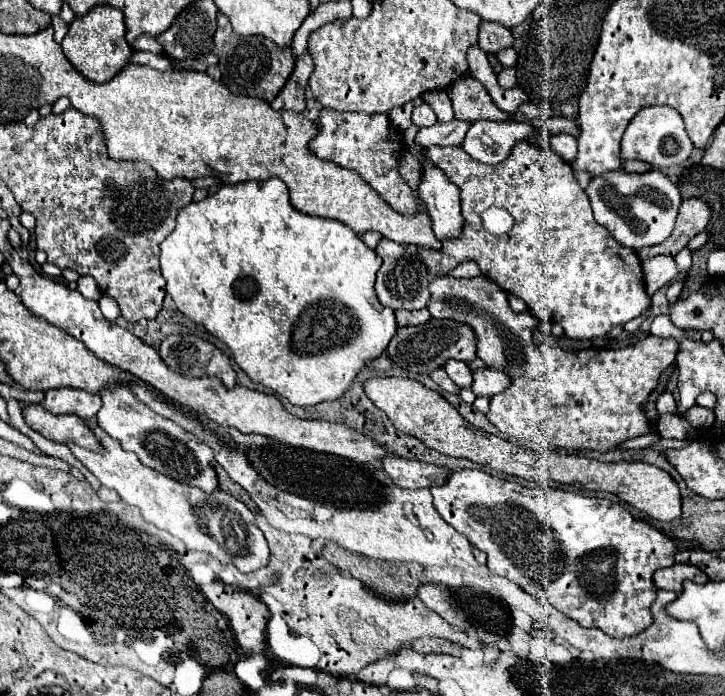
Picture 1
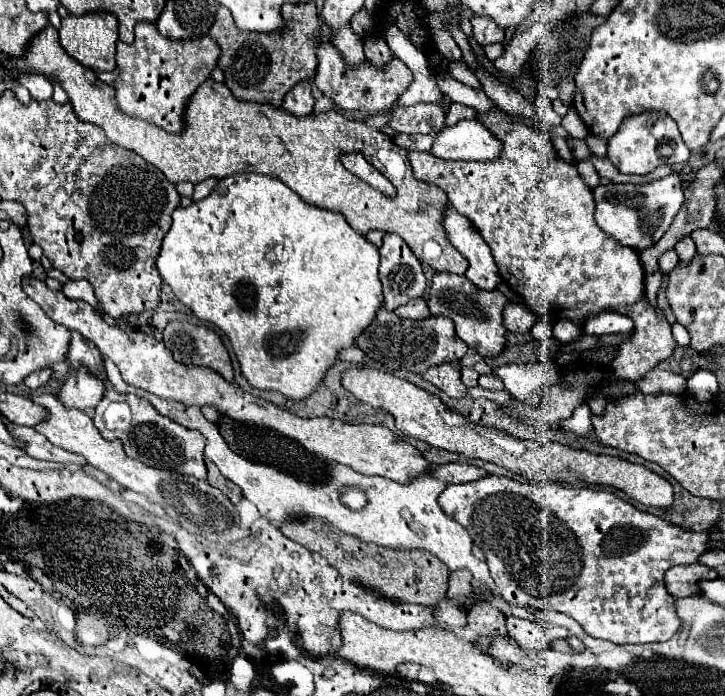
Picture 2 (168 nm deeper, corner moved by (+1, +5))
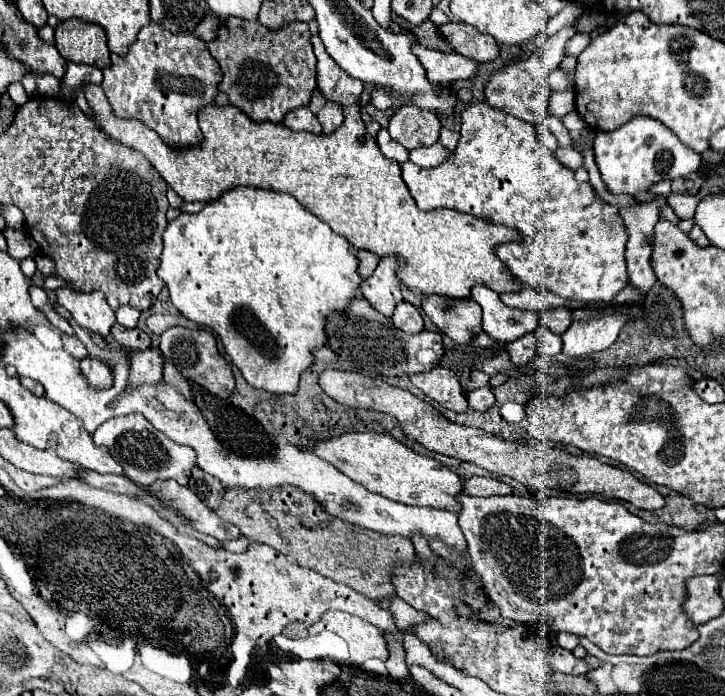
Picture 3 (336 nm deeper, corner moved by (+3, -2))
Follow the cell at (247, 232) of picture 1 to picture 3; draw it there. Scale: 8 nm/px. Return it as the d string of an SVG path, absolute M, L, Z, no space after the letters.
M237 187L237 189L223 193L215 203L207 203L201 213L197 213L197 215L181 213L175 221L171 221L167 225L167 229L163 233L163 255L161 255L161 265L157 269L157 275L165 281L171 301L181 311L183 317L195 321L197 325L211 327L219 335L225 353L231 357L231 361L243 373L243 377L249 385L281 395L281 393L295 393L301 373L313 363L311 351L317 347L323 347L327 343L327 337L323 335L327 315L335 313L335 311L343 311L351 303L351 299L355 299L355 295L361 293L359 287L361 287L363 279L357 273L359 261L357 261L355 253L349 253L349 249L351 249L351 245L347 243L347 239L343 235L335 233L325 221L315 217L311 211L307 211L289 193L275 193L275 191L257 189L257 187Z

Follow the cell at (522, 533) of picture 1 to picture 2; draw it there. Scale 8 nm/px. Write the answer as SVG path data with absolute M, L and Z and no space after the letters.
M487 474L481 480L473 480L473 482L465 482L465 484L447 484L447 488L439 494L437 498L439 506L443 508L443 512L447 516L451 516L453 520L457 520L473 538L473 542L485 552L487 556L487 566L491 570L491 576L499 588L499 596L503 596L507 602L517 604L517 606L535 606L539 610L557 610L563 614L569 614L571 618L575 618L583 630L593 636L593 638L601 638L601 640L609 640L615 644L645 644L645 642L663 642L669 640L675 630L679 628L679 618L675 616L675 608L673 608L673 596L665 590L665 570L677 564L689 564L689 562L697 562L697 556L701 552L707 550L707 534L705 532L689 532L683 528L677 528L671 522L665 522L649 512L641 512L635 506L631 506L629 502L621 500L619 496L613 496L609 492L603 490L591 490L591 488L563 488L555 482L537 482L537 484L521 484L515 480L509 480L505 476L495 476L495 474Z

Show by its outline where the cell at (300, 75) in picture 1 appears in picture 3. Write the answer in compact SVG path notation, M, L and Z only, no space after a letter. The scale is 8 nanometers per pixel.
M299 107L291 113L287 113L283 123L285 123L285 127L289 127L293 131L307 131L307 133L321 135L321 125L309 107Z

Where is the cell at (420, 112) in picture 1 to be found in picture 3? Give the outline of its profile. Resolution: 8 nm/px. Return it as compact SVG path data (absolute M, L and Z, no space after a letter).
M401 107L389 121L391 137L405 149L429 147L437 141L441 121L431 117L429 111L419 111L415 107Z

